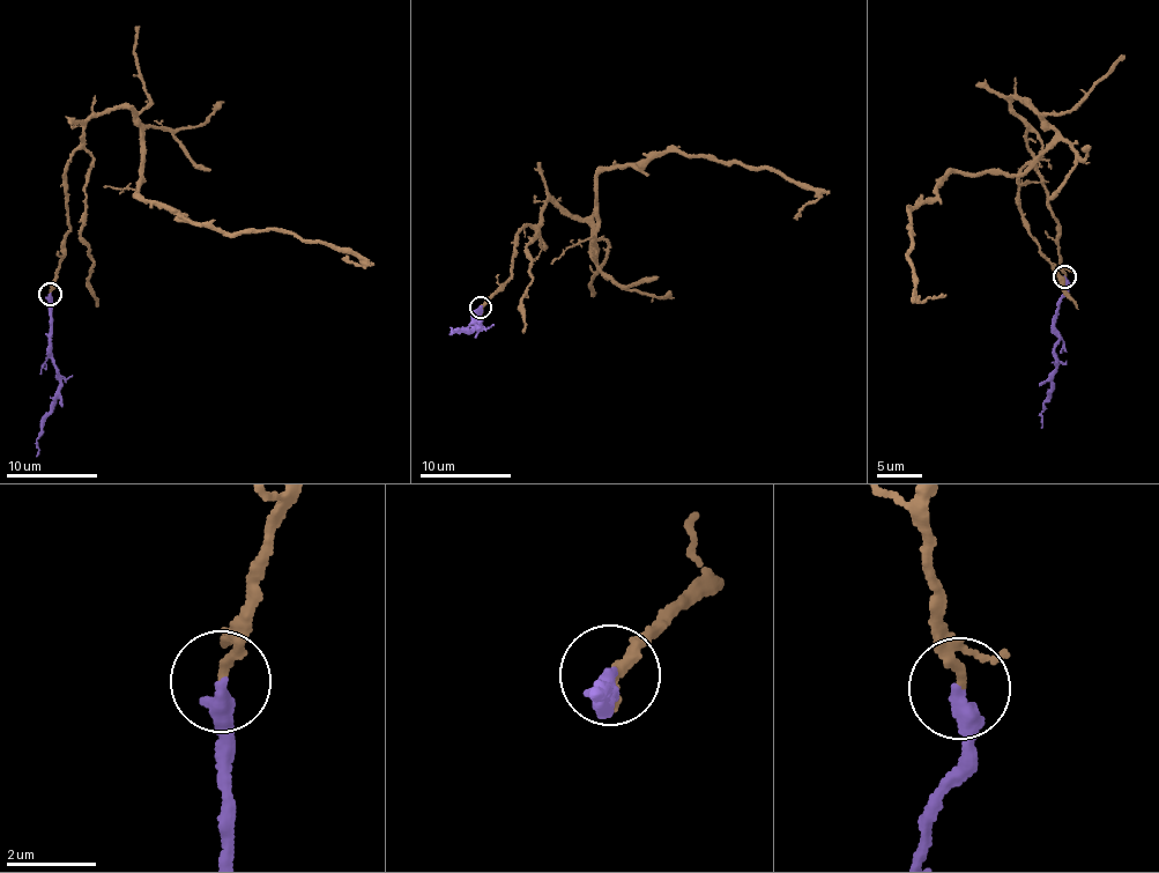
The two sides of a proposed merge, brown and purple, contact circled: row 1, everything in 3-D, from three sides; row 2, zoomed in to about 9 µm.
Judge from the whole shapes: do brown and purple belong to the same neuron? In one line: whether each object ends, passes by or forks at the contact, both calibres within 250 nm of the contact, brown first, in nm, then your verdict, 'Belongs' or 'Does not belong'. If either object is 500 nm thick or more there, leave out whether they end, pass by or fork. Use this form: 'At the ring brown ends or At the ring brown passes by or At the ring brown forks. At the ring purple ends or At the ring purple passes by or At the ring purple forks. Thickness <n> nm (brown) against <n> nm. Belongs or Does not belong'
At the ring brown passes by. At the ring purple ends. Thickness 150 nm (brown) against 400 nm. Belongs

